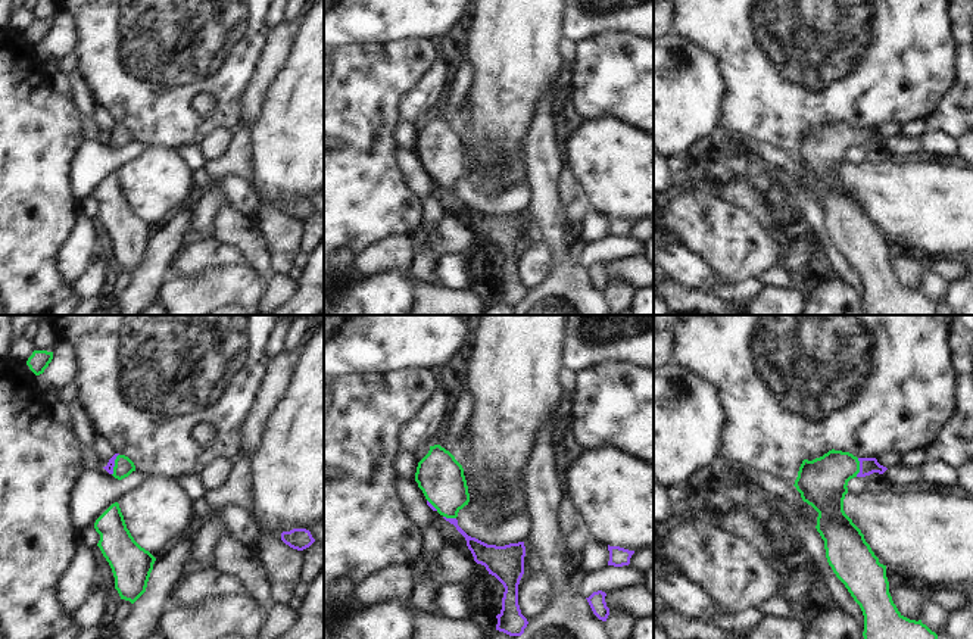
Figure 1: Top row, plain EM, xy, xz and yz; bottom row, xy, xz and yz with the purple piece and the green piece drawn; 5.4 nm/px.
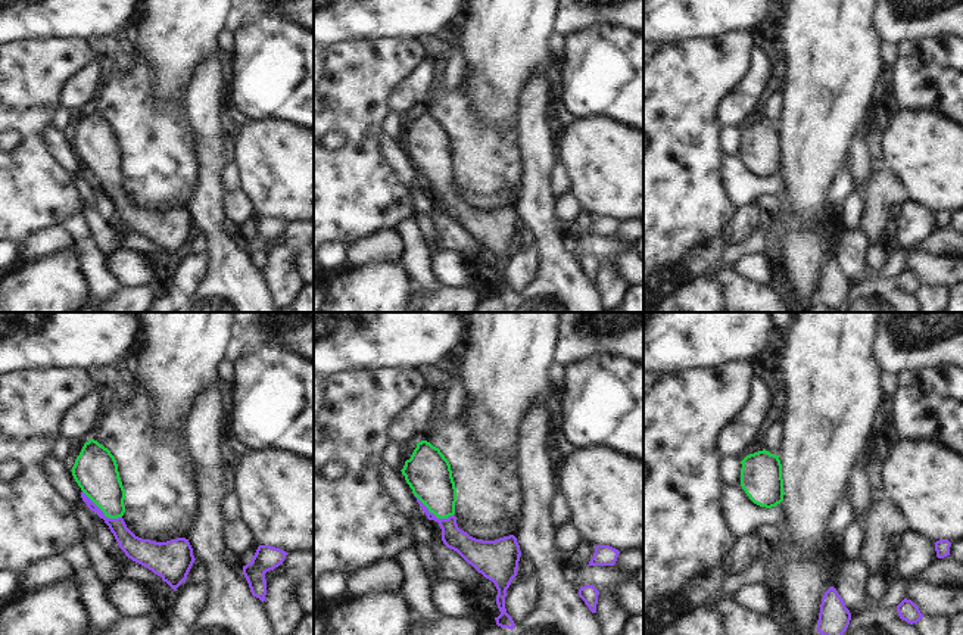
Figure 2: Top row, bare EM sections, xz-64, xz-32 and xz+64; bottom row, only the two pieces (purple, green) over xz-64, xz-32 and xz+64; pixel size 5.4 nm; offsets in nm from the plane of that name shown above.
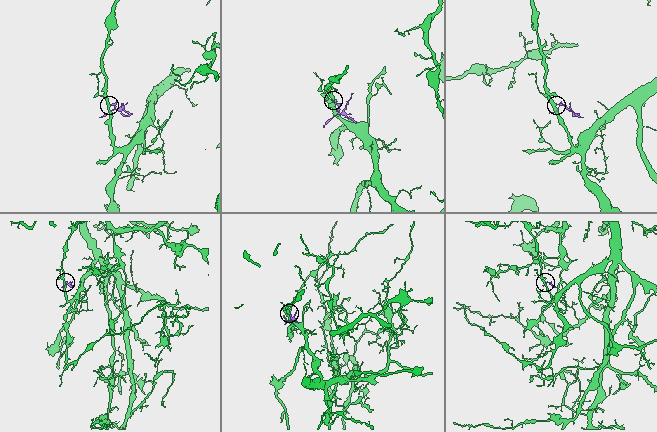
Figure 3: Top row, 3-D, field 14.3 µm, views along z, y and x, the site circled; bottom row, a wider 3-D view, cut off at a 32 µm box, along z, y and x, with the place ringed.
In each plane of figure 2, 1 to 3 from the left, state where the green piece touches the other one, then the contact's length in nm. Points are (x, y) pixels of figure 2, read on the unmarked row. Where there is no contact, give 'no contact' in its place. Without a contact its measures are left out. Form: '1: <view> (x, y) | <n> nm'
1: xz-64 (102, 181) | 260 nm
2: xz-32 (432, 183) | 240 nm
3: no contact

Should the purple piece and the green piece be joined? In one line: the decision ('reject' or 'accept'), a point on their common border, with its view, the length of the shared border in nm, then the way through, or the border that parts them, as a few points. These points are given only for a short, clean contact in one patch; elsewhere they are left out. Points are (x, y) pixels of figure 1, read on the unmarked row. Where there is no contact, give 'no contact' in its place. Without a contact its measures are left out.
accept; meets purple in xy at (114, 134); contact 120 nm long; runs through xy (111, 134), (114, 134), (124, 136)

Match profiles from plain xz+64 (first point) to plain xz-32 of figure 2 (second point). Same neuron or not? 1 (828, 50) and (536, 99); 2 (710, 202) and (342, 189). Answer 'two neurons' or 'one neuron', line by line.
1: two neurons
2: one neuron

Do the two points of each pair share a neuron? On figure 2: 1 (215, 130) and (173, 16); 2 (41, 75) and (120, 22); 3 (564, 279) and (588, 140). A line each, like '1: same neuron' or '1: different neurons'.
1: different neurons
2: different neurons
3: different neurons

